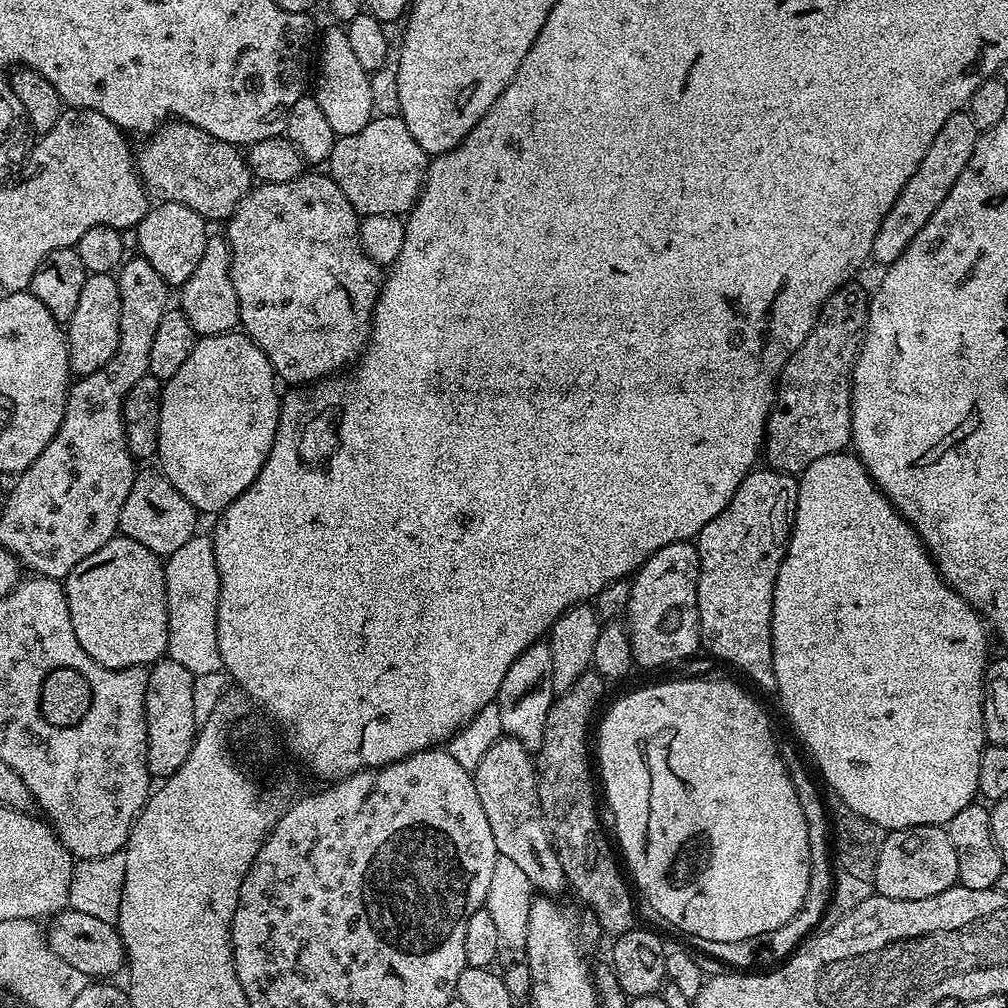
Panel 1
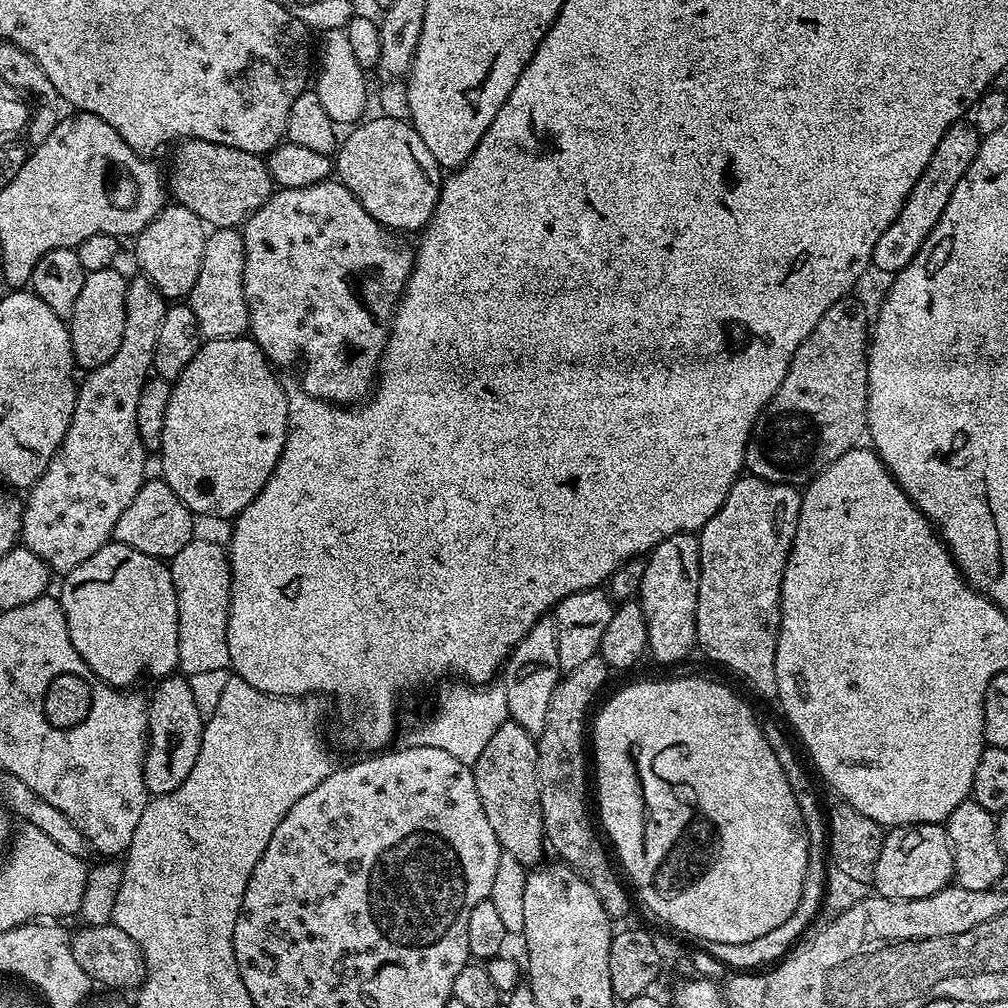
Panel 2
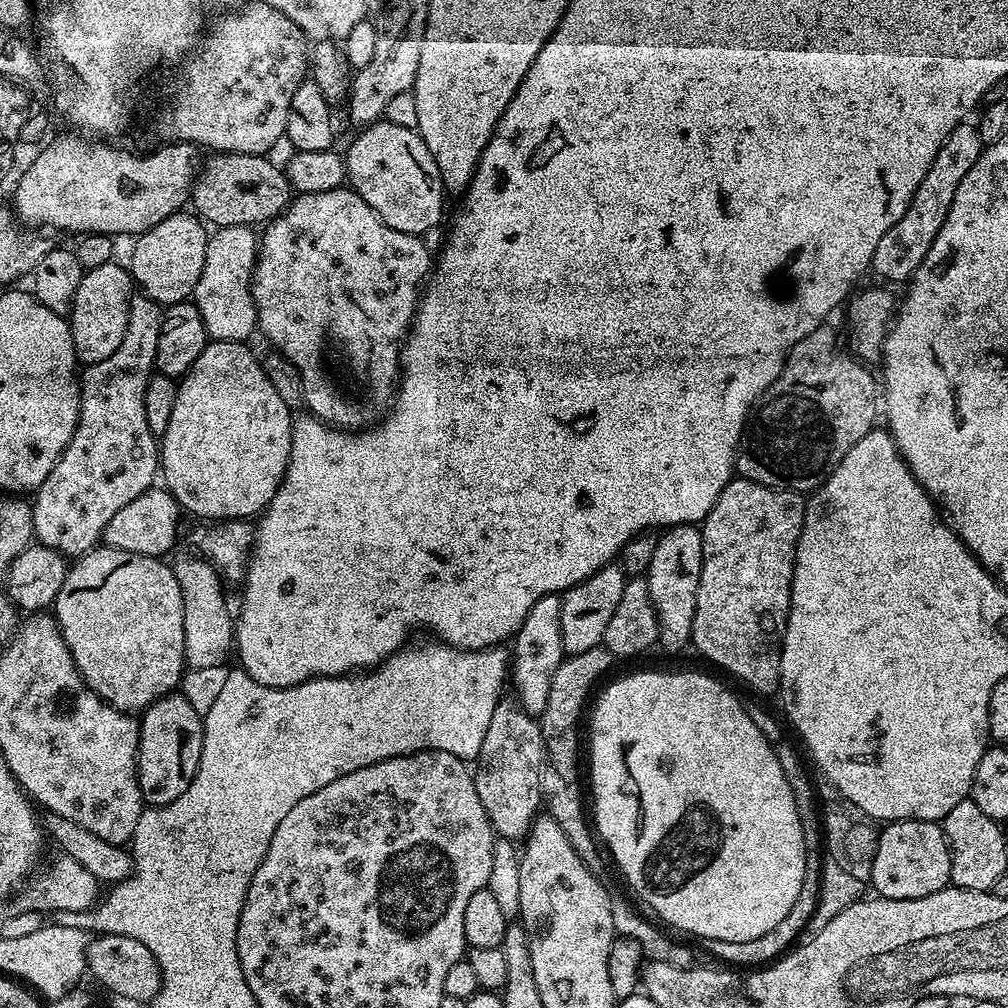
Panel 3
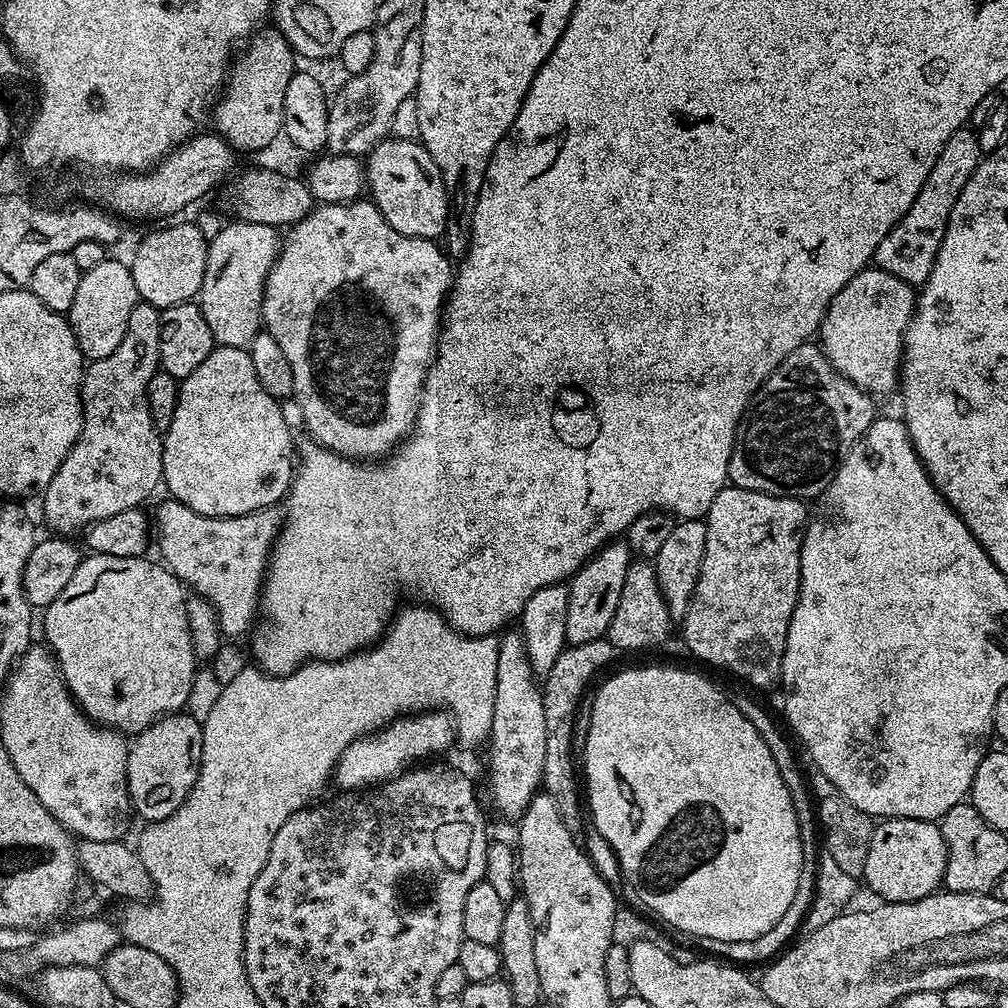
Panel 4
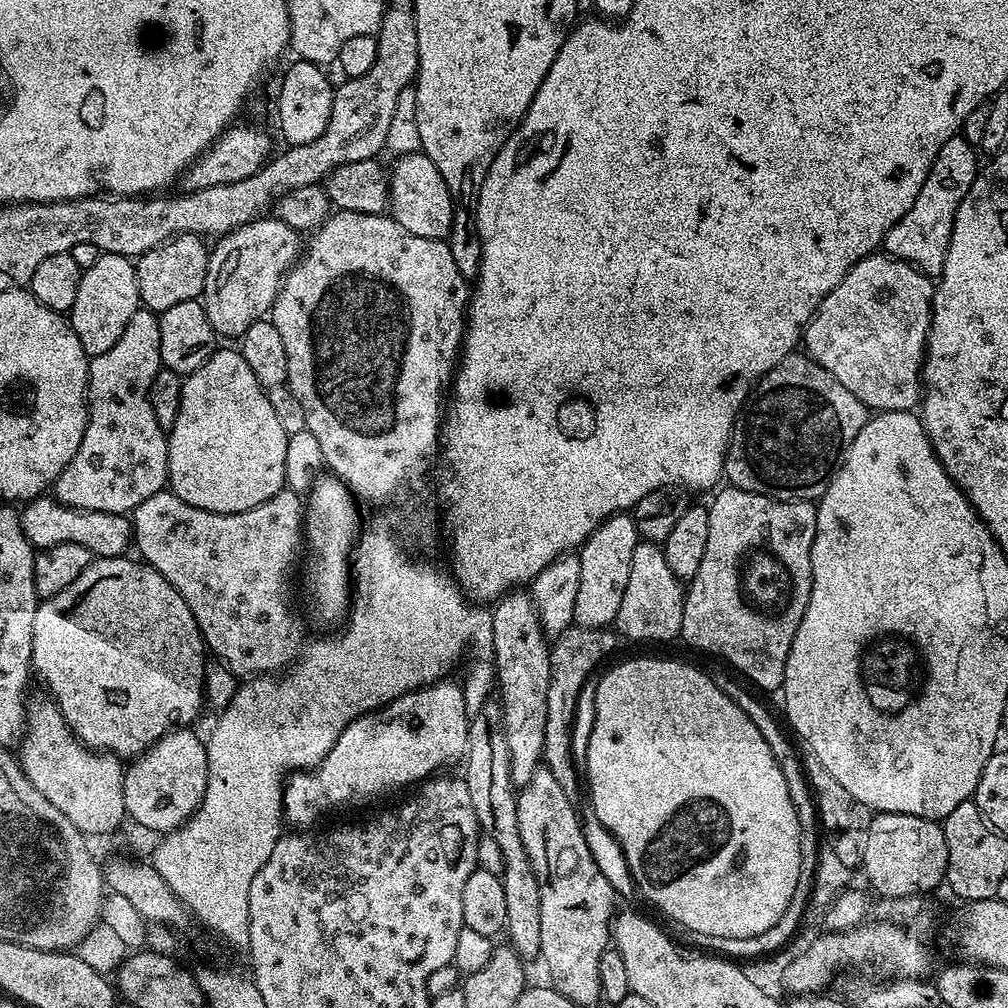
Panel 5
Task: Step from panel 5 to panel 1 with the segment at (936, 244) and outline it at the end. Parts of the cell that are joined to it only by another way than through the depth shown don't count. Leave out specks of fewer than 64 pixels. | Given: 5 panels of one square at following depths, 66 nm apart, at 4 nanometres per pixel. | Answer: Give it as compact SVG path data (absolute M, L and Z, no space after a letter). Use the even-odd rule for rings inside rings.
M961 110L946 118L942 130L938 130L934 142L930 142L930 150L926 150L926 158L922 158L922 162L918 162L918 170L910 174L910 182L902 186L902 194L898 194L894 206L890 206L890 214L882 218L878 226L878 234L874 234L871 254L873 261L877 260L880 266L887 266L902 258L906 246L914 242L914 234L918 234L918 230L922 230L922 226L930 222L934 210L938 210L946 194L950 194L950 186L958 182L958 174L966 170L966 162L970 162L970 154L974 154L977 139L978 129L967 111Z

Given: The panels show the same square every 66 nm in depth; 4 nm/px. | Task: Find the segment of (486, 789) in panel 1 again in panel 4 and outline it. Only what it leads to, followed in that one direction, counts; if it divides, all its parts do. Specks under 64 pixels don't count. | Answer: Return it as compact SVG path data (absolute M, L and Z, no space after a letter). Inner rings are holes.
M505 631L499 637L498 682L494 690L492 735L487 748L488 784L492 787L492 800L502 815L516 822L542 788L546 758L546 710L544 694L530 666L523 635L512 631Z

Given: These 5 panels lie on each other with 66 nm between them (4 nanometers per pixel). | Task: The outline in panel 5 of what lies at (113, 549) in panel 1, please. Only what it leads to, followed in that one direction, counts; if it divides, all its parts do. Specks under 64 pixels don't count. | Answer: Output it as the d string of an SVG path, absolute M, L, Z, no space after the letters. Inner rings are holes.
M127 555L101 556L93 559L92 565L86 570L82 570L82 574L78 574L78 578L74 578L74 582L70 582L70 586L66 586L66 590L62 590L62 594L54 594L48 600L40 600L34 614L34 646L32 647L32 668L35 675L37 672L48 683L48 688L52 691L49 692L51 699L55 700L56 705L60 707L60 712L66 718L72 733L87 748L111 752L112 755L121 758L138 757L151 744L161 740L167 732L181 726L195 725L194 722L196 715L200 712L200 707L205 707L206 704L204 688L206 645L200 636L198 622L194 622L194 614L190 610L190 606L186 606L182 594L178 594L178 590L174 590L174 586L170 586L170 582L166 582L166 578L162 578L162 574L158 574L158 570L154 570L149 564L145 564L139 559L128 559Z

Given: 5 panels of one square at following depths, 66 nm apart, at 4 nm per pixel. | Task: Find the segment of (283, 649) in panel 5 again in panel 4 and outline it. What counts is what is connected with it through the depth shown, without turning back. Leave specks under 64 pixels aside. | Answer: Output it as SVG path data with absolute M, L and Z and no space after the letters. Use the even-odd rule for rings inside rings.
M171 498L156 508L158 532L154 534L154 544L160 547L159 559L165 568L169 568L180 583L196 589L211 604L216 612L217 625L221 637L229 641L239 641L239 636L247 637L253 631L258 620L258 609L262 604L262 589L264 587L264 574L268 571L268 558L272 547L284 524L284 514L279 507L263 508L250 514L241 516L207 516L198 514L198 510L190 510L182 502Z

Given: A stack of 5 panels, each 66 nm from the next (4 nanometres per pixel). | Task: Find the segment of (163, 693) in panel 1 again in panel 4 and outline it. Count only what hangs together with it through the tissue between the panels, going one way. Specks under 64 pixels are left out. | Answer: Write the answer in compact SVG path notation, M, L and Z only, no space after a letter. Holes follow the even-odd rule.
M181 710L156 720L144 732L135 733L128 745L128 797L137 817L144 822L165 820L182 806L200 773L202 724Z

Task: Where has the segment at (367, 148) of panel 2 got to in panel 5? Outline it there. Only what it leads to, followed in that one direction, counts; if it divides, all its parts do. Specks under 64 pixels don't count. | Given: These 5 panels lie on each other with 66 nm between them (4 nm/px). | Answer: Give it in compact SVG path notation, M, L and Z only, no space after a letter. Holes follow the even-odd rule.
M421 151L396 156L394 162L396 165L390 168L388 177L392 219L418 238L447 238L452 233L454 201L450 190L446 190L446 182L442 182L442 174L438 174L438 166L434 166L434 162L430 162L430 158Z

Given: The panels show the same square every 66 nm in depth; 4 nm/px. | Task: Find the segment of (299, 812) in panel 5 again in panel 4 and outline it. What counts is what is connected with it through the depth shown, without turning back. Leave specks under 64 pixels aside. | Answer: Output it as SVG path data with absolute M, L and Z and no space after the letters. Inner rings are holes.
M429 710L405 714L379 732L372 732L361 740L355 740L337 762L334 780L335 783L340 783L339 787L344 790L370 788L383 784L385 780L393 780L400 773L409 771L429 758L439 757L436 756L439 752L446 751L451 744L456 743L456 726L447 711Z

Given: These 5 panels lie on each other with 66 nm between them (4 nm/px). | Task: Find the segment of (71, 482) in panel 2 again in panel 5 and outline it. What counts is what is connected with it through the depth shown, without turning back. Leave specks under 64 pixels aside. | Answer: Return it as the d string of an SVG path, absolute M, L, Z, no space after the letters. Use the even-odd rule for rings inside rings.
M141 306L133 316L130 322L126 322L126 330L122 330L122 338L118 338L118 342L114 342L114 346L110 346L110 350L106 350L106 354L98 354L91 357L88 362L88 425L82 434L82 442L78 446L78 454L74 454L74 458L70 458L70 462L66 466L66 470L62 470L62 474L56 480L54 485L55 499L59 500L67 508L80 508L84 512L123 512L131 513L133 508L137 508L142 502L146 502L146 498L150 498L150 494L158 494L165 491L168 484L168 437L162 430L162 426L158 426L158 418L154 418L154 406L150 406L150 398L148 391L154 382L156 373L160 371L162 365L160 362L160 318L157 313L150 308Z

